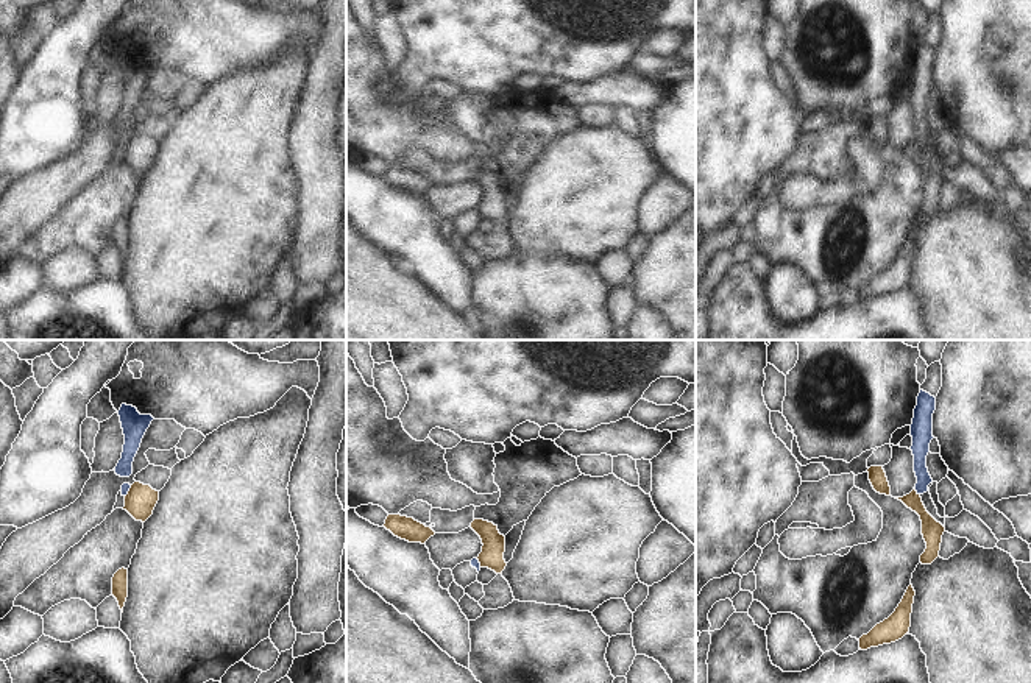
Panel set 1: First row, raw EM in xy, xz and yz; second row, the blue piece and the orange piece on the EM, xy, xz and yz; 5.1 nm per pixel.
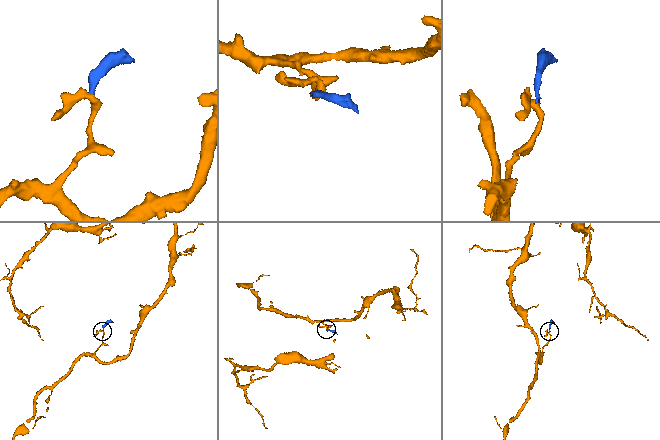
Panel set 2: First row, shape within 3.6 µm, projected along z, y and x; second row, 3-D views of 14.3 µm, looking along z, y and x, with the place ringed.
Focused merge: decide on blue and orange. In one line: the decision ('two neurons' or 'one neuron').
two neurons

